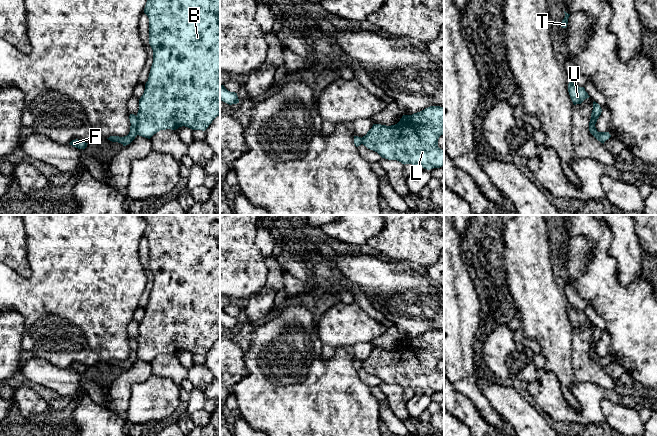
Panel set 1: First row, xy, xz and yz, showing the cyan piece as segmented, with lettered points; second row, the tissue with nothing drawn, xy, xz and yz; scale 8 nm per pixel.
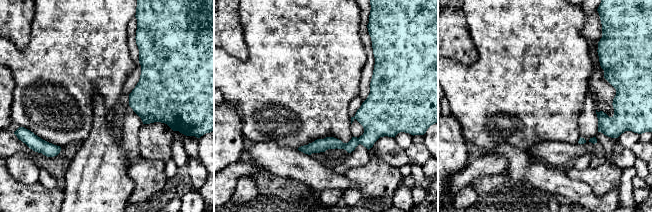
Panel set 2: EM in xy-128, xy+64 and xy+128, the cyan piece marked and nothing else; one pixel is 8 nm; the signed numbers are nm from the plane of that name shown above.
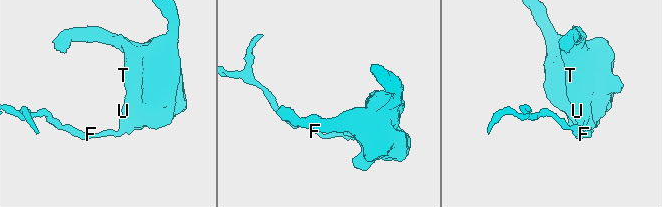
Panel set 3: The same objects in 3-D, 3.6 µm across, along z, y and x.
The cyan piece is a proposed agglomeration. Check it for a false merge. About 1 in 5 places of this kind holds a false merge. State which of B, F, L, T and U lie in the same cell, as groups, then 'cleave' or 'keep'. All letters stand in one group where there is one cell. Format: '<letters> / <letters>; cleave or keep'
B L T U / F; cleave

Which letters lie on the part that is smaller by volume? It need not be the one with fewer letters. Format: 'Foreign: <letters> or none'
Foreign: F

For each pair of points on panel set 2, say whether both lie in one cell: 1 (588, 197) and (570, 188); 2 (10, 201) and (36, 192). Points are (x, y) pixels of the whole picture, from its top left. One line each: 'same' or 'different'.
1: same
2: same

